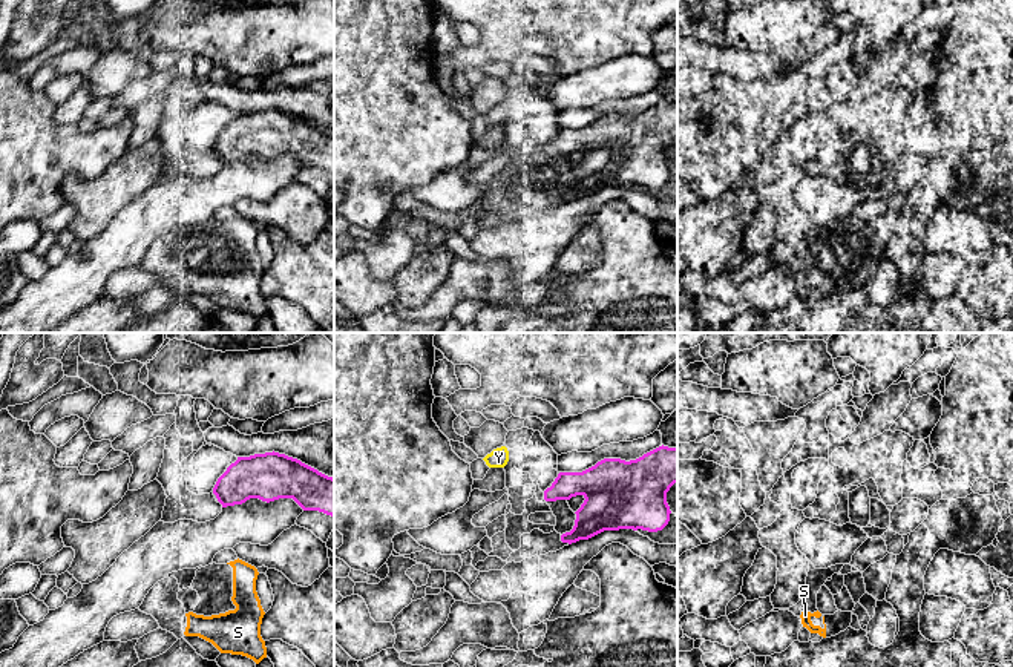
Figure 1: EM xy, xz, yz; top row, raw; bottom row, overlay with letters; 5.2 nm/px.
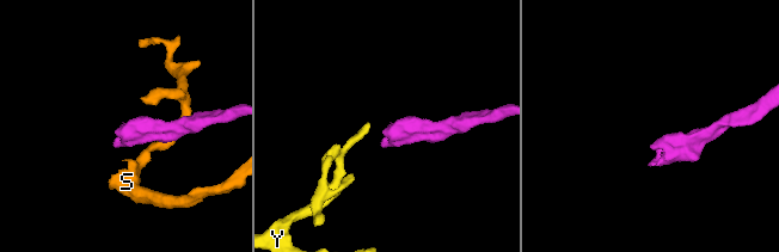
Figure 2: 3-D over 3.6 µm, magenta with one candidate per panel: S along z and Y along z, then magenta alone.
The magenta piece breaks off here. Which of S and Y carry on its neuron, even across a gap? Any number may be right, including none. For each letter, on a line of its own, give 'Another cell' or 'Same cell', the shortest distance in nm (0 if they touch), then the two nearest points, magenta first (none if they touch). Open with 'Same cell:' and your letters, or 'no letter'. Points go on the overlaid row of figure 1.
Same cell: no letter
S: Another cell. Distance 280 nm. Across: xy (226, 506), (238, 558)
Y: Another cell. Distance 240 nm. Across: xz (544, 491), (506, 463)

